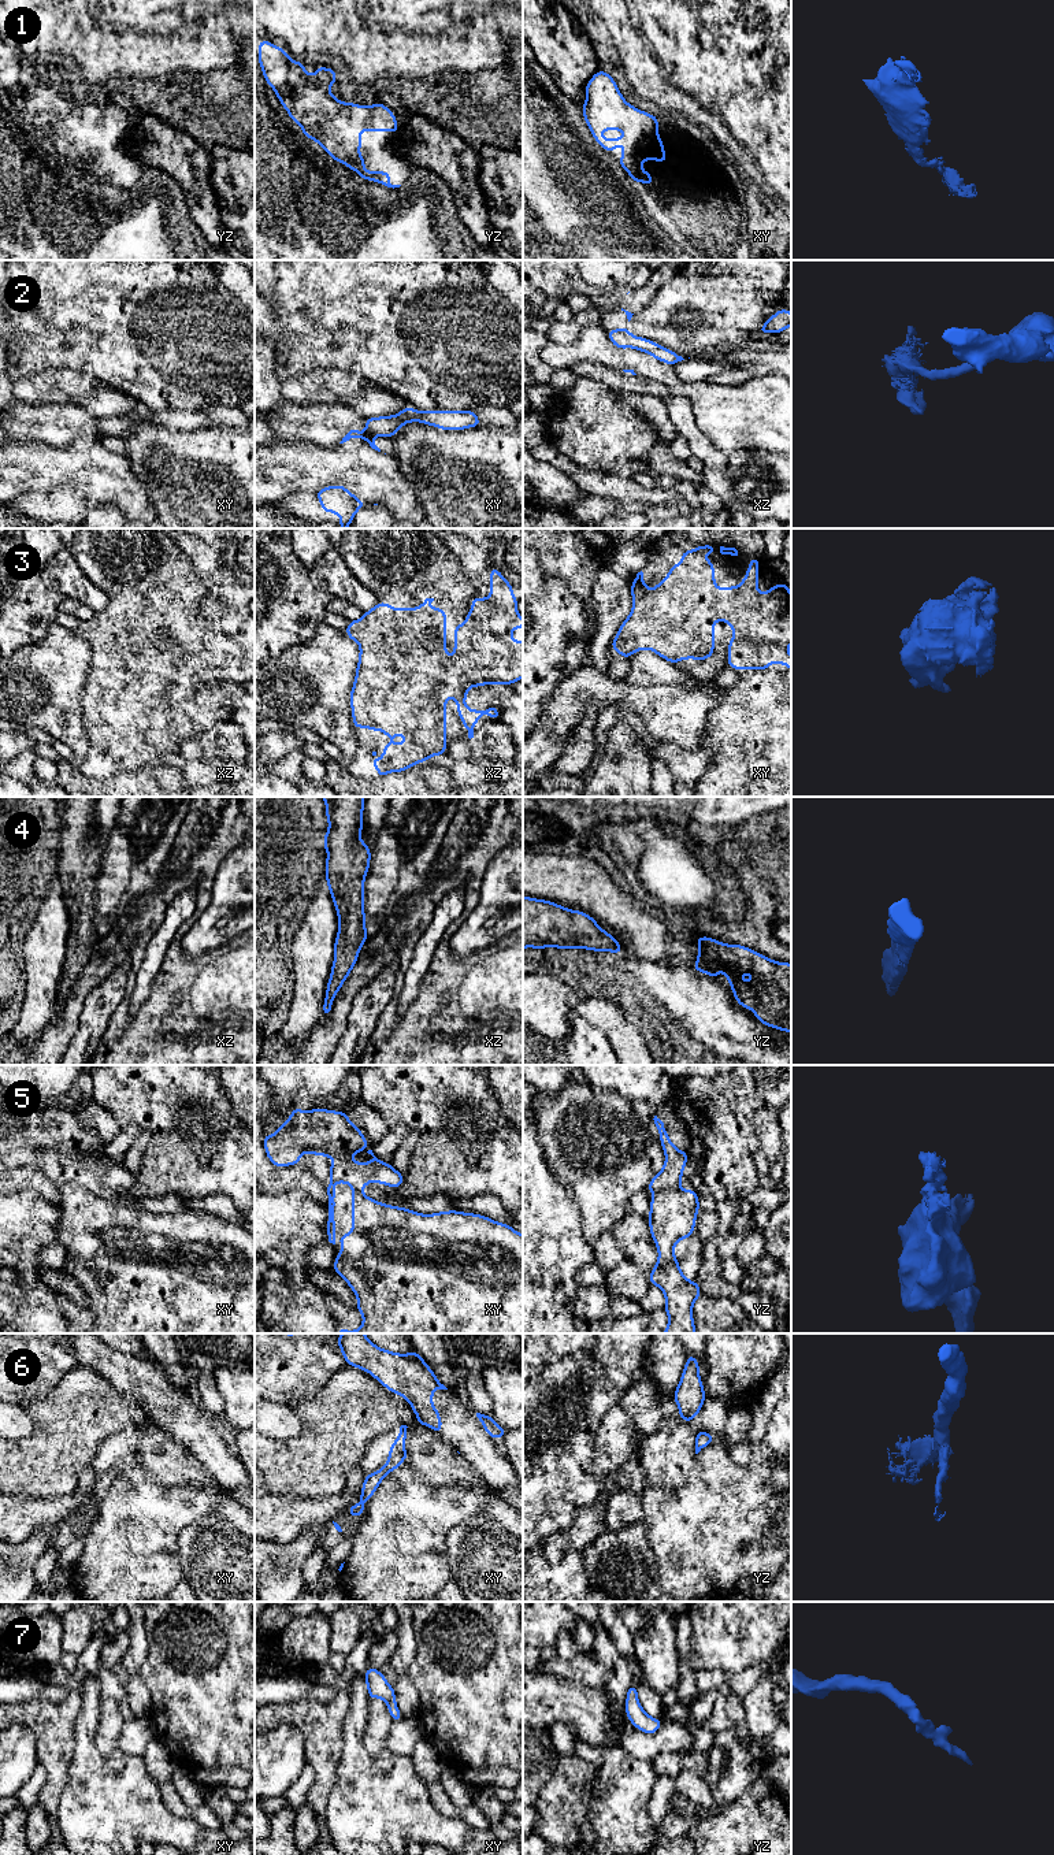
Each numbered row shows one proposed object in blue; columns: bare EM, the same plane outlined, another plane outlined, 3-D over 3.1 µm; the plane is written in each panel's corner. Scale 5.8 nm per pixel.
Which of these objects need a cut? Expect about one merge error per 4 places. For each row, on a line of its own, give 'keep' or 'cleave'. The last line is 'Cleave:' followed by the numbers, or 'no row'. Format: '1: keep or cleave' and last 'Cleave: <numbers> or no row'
1: keep
2: keep
3: keep
4: keep
5: cleave
6: cleave
7: keep
Cleave: 5, 6

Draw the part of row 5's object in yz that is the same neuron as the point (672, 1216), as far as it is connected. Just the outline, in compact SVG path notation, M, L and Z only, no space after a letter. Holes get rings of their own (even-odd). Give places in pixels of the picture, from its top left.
M667 1188L654 1194L650 1201L650 1213L647 1216L650 1235L656 1243L658 1258L653 1270L649 1273L649 1283L657 1285L665 1296L664 1310L668 1313L668 1325L663 1333L697 1333L693 1318L693 1306L702 1294L697 1281L687 1280L683 1275L678 1258L675 1257L675 1244L694 1235L697 1213L699 1210L698 1194L695 1190Z

